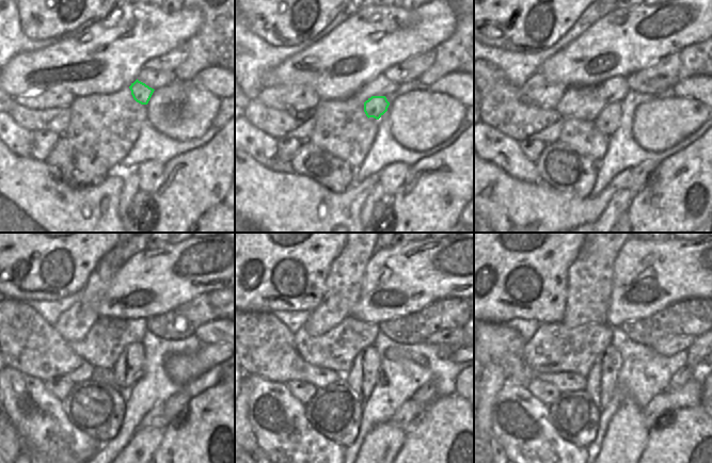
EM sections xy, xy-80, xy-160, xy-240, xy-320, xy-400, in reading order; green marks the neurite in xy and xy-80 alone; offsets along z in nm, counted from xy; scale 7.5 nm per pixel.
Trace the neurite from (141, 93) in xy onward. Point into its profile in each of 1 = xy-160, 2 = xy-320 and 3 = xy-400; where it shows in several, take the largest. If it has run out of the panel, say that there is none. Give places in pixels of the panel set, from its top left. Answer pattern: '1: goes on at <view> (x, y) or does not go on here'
1: goes on at xy-160 (613, 110)
2: goes on at xy-320 (362, 385)
3: goes on at xy-400 (601, 388)

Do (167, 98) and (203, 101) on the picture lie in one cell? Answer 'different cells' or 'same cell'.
same cell

